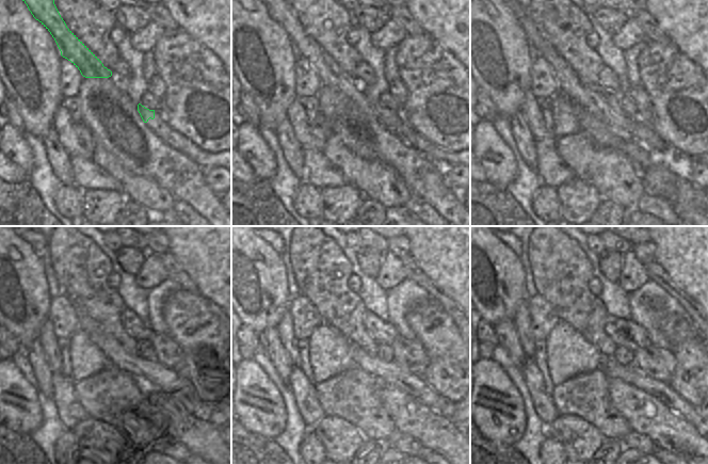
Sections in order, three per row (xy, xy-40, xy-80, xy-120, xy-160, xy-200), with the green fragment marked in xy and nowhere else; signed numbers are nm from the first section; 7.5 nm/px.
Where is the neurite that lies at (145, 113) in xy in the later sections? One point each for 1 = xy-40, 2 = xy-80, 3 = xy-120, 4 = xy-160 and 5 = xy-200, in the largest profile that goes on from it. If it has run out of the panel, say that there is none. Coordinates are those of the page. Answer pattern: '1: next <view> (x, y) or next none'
1: next xy-40 (383, 113)
2: next xy-80 (606, 108)
3: next xy-120 (174, 382)
4: next xy-160 (392, 373)
5: next xy-200 (630, 373)

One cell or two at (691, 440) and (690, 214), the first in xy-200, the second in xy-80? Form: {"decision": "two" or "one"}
{"decision": "two"}

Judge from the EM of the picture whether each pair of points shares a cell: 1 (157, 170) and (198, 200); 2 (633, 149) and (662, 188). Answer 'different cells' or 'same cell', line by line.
1: same cell
2: different cells

